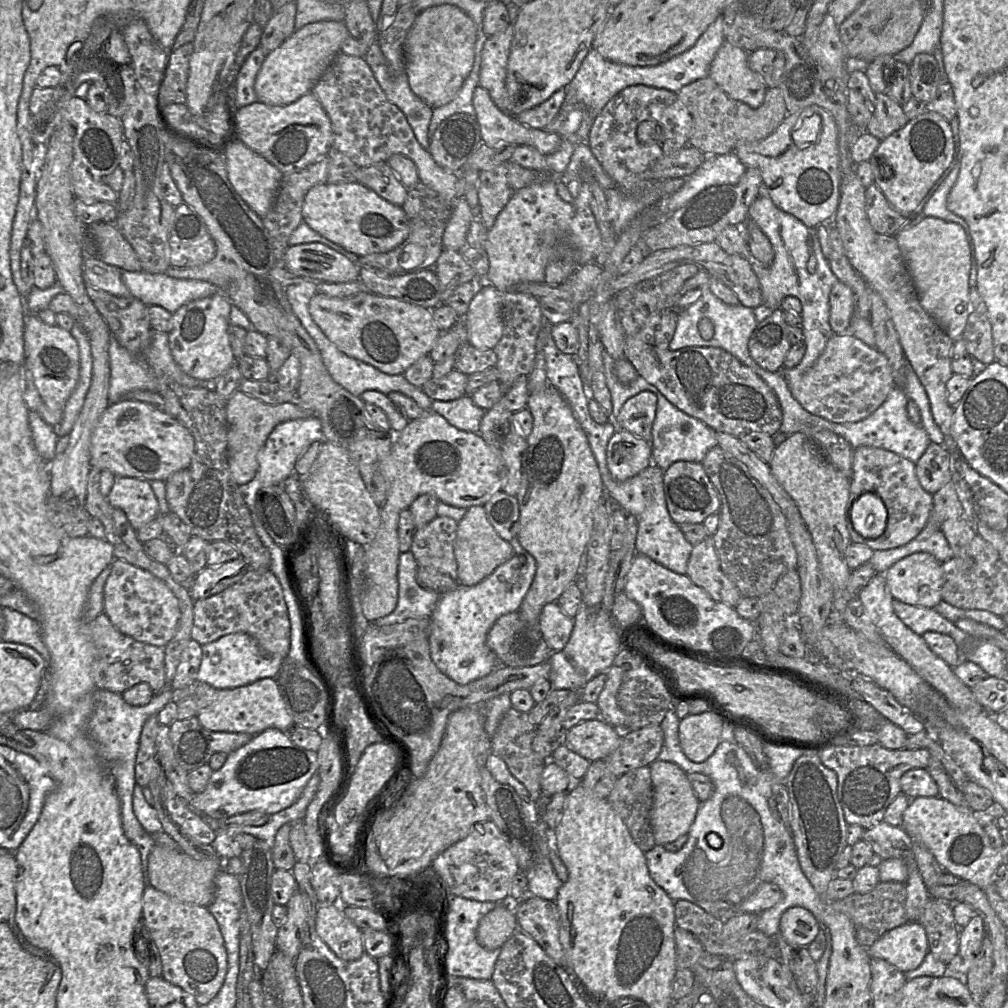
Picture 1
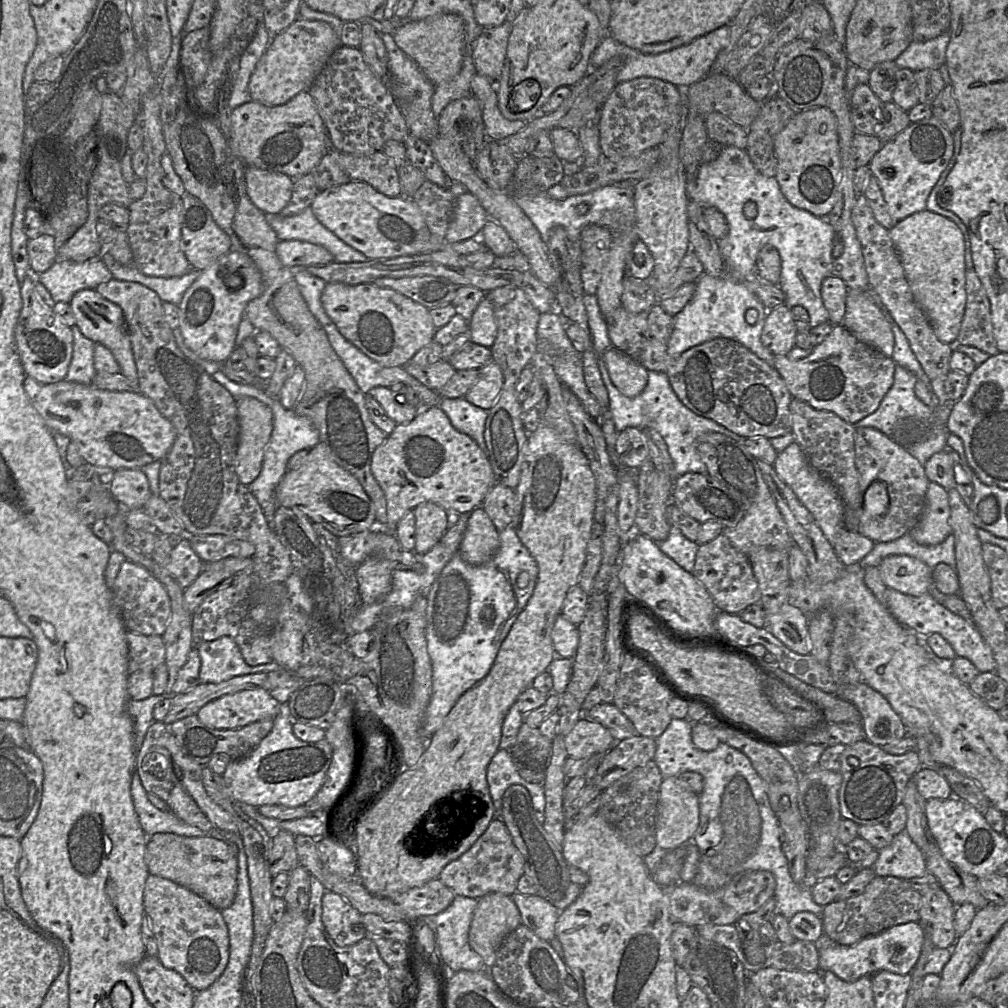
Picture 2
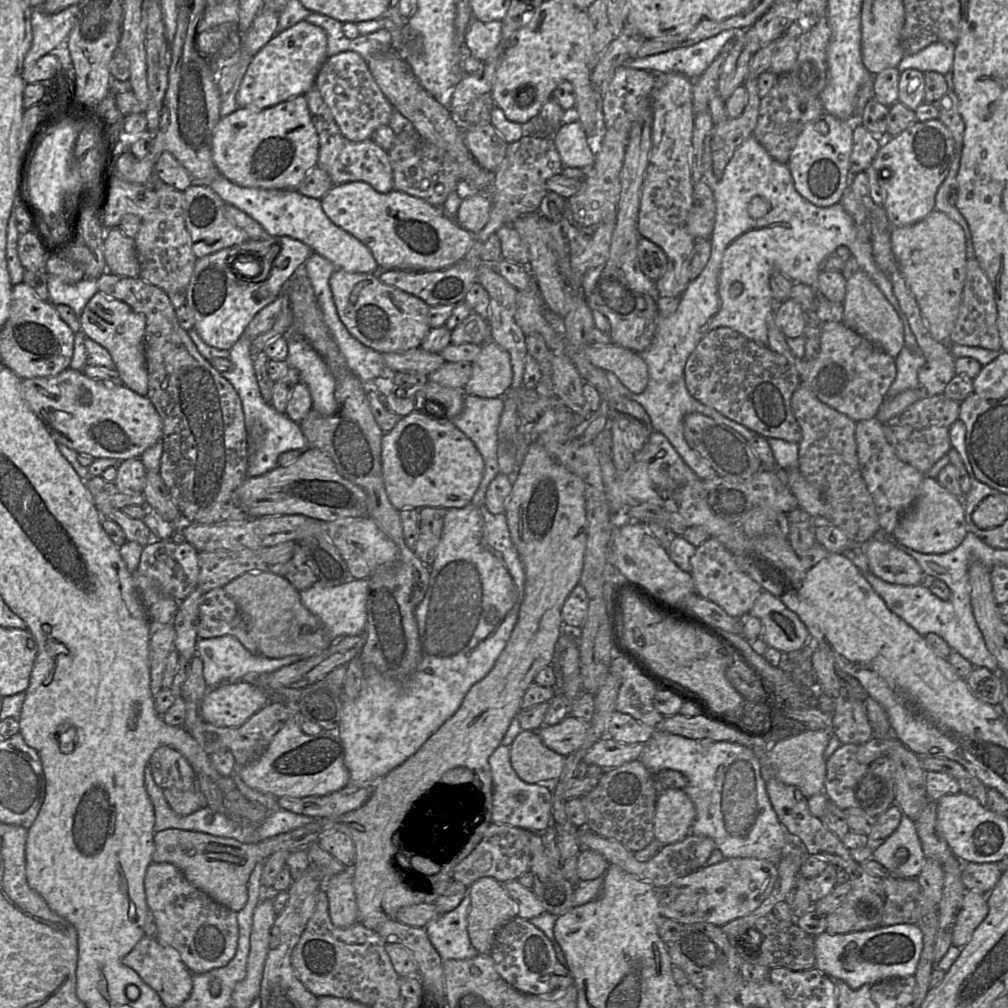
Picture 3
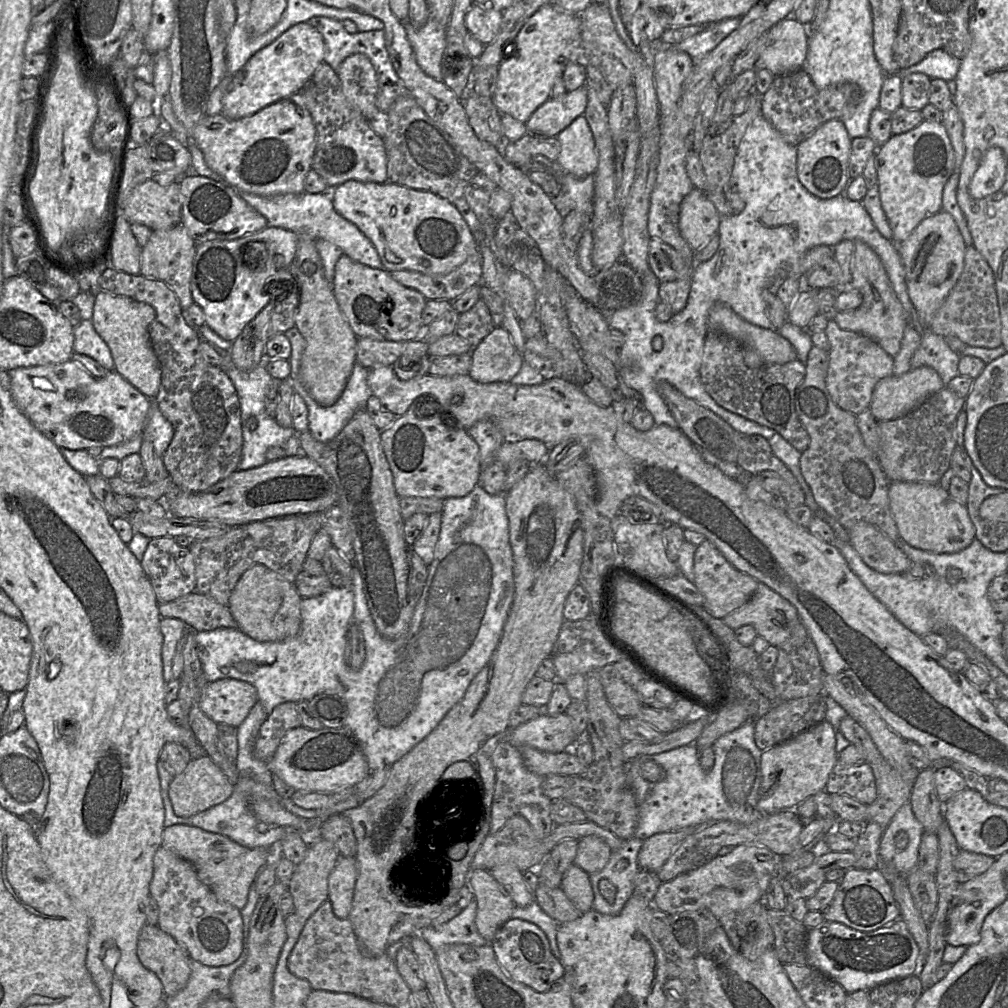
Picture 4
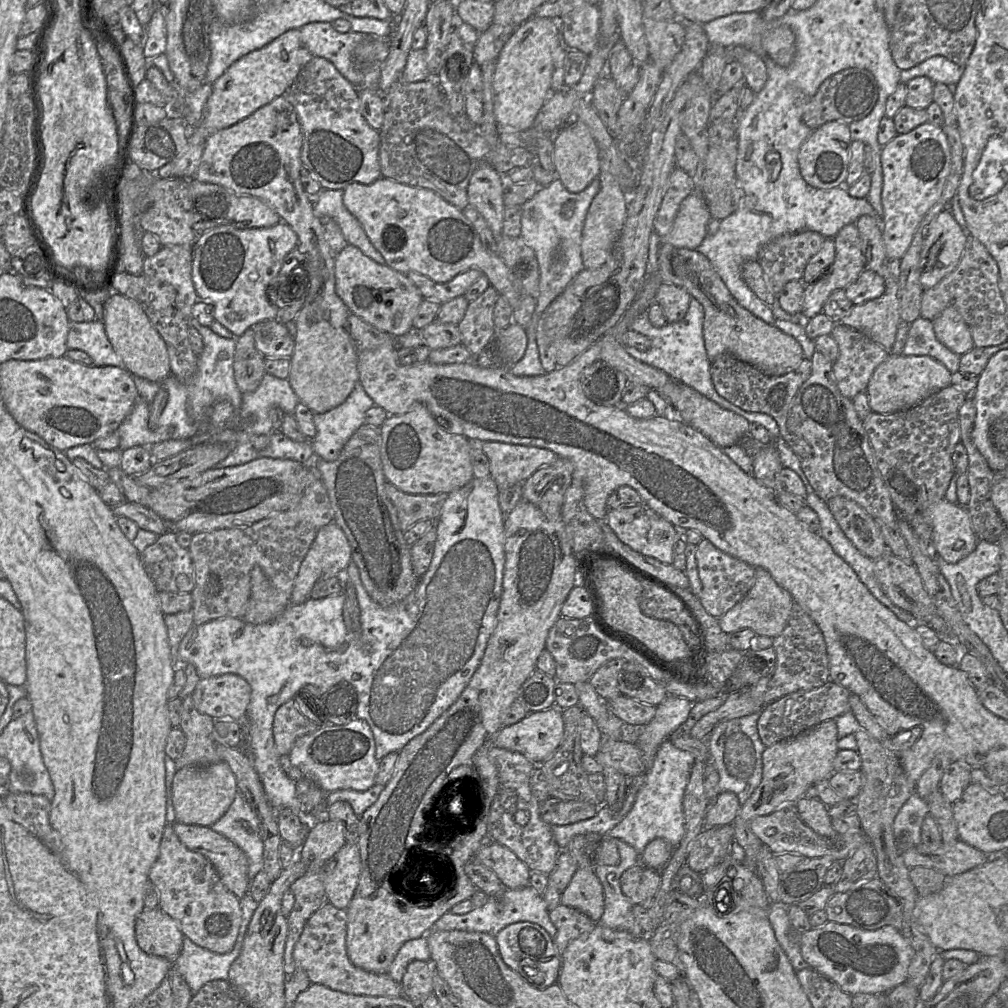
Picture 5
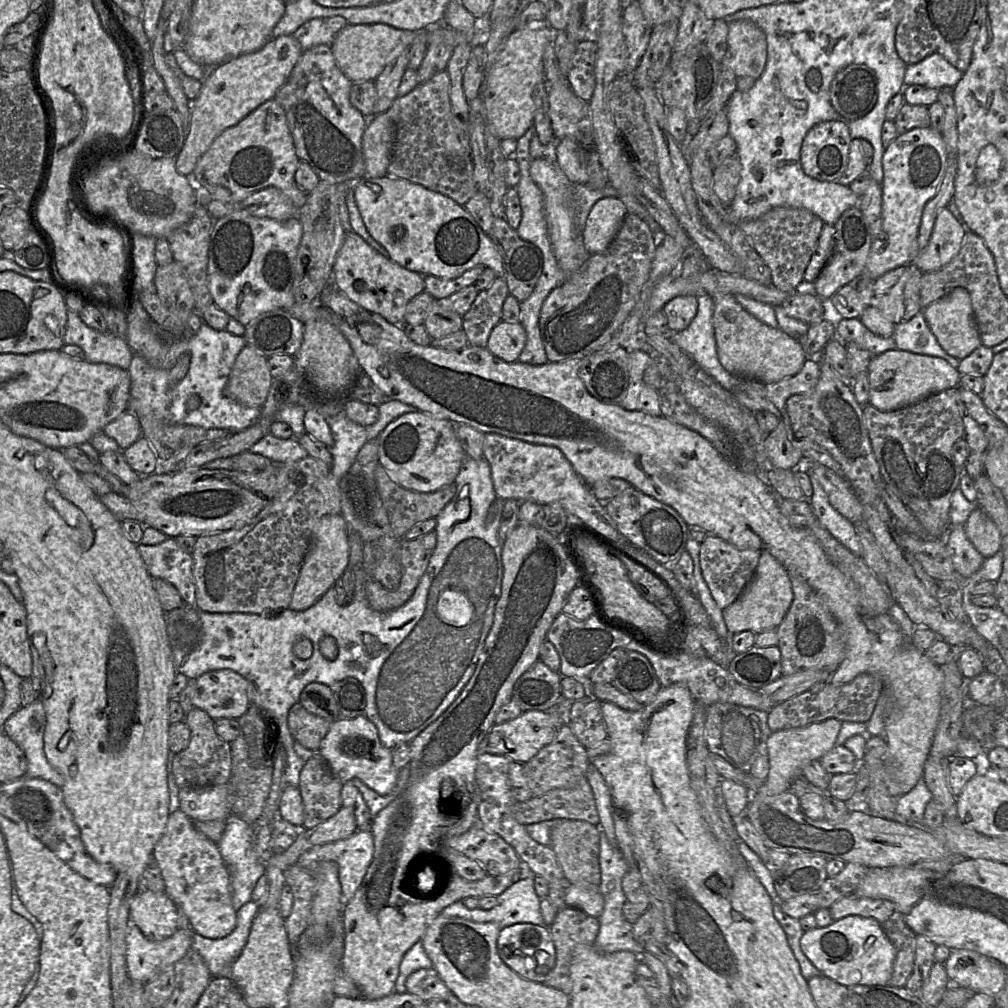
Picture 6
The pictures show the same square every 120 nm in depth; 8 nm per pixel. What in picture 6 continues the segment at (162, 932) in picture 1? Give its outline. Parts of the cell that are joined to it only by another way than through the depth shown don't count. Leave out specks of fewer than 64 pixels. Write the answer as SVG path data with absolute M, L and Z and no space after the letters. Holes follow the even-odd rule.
M180 809L169 815L166 829L153 851L153 859L165 883L164 893L184 912L194 933L209 939L221 939L233 932L237 911L232 903L230 875L218 843L198 831L194 822Z

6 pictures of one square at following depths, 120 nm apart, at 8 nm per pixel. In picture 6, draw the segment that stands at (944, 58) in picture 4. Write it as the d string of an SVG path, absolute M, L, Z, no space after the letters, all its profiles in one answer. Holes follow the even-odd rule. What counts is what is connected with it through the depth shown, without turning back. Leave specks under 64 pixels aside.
M934 53L918 63L907 65L904 86L918 84L934 89L956 87L963 74L940 54Z

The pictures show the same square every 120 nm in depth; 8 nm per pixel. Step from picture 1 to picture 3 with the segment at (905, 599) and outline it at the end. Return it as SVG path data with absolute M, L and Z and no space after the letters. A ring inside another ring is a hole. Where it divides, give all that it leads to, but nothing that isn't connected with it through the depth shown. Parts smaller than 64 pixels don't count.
M873 538L864 548L869 571L885 582L905 586L923 583L925 575L920 565L887 538Z

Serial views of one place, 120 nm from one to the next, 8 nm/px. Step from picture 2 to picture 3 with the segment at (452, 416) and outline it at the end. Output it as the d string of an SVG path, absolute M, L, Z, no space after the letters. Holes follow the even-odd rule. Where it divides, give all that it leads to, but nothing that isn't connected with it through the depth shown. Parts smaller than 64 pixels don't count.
M469 394L463 396L462 412L452 419L453 424L462 431L477 447L484 461L484 476L471 502L475 506L485 505L485 495L491 481L498 475L497 440L500 417L503 412L503 397L481 398Z

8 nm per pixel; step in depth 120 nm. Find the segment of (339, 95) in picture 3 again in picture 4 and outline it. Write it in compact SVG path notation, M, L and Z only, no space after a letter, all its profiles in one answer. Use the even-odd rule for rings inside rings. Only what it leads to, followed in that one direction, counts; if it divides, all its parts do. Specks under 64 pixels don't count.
M357 53L347 57L337 71L342 91L348 102L368 120L379 109L376 106L378 80L370 60Z

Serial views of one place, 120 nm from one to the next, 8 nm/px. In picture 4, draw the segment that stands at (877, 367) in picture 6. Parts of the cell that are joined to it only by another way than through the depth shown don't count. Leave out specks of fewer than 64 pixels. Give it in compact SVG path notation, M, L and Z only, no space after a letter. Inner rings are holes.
M931 367L911 369L907 373L895 376L890 375L881 379L875 386L870 402L870 411L877 420L894 420L910 413L923 403L929 396L945 387L939 374Z

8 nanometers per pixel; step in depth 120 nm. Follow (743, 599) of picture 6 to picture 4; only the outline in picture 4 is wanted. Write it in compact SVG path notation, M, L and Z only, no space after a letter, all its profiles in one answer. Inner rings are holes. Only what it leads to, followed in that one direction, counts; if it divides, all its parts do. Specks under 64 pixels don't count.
M759 582L756 591L742 607L723 618L733 630L752 625L770 646L781 646L800 622L796 608L785 598Z

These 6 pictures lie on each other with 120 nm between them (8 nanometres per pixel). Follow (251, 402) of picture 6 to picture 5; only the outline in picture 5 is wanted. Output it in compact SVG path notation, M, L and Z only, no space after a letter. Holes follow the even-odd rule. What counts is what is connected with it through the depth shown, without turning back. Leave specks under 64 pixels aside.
M252 328L236 339L234 377L240 392L252 392L258 388L266 373L265 359L255 346Z

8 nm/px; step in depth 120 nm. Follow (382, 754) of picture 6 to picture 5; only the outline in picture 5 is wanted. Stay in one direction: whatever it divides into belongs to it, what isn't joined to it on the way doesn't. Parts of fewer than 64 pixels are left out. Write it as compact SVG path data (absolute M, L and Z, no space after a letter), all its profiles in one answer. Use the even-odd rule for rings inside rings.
M358 718L346 725L322 725L313 733L300 737L290 751L289 759L304 777L313 781L326 793L345 789L360 792L368 790L375 785L379 766L379 761L375 758L375 740L372 730L366 721Z

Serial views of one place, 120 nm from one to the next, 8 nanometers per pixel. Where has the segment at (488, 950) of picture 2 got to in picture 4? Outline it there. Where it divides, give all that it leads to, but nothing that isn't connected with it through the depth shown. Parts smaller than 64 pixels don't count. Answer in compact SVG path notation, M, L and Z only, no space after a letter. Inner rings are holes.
M471 870L467 884L477 901L477 930L491 944L498 929L511 918L515 904L506 889L487 870Z

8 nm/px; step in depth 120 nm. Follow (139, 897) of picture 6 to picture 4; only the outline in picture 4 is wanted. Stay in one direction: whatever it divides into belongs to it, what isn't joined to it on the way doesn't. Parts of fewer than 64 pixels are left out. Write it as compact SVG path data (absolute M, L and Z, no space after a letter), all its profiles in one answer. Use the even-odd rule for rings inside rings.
M145 924L138 937L137 956L160 979L164 997L172 997L187 984L191 958L185 949L159 926Z

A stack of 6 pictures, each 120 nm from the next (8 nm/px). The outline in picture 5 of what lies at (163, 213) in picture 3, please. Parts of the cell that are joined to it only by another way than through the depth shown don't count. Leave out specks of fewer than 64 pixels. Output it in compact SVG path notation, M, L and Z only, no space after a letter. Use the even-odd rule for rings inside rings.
M162 246L157 254L145 257L143 274L167 282L176 290L176 304L181 313L192 317L192 308L199 300L192 281L193 247Z

